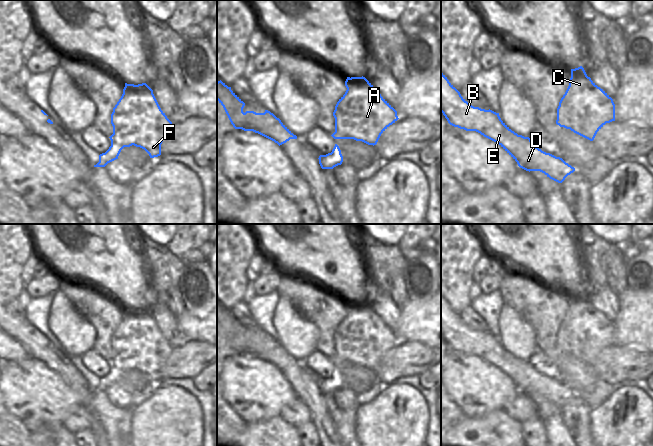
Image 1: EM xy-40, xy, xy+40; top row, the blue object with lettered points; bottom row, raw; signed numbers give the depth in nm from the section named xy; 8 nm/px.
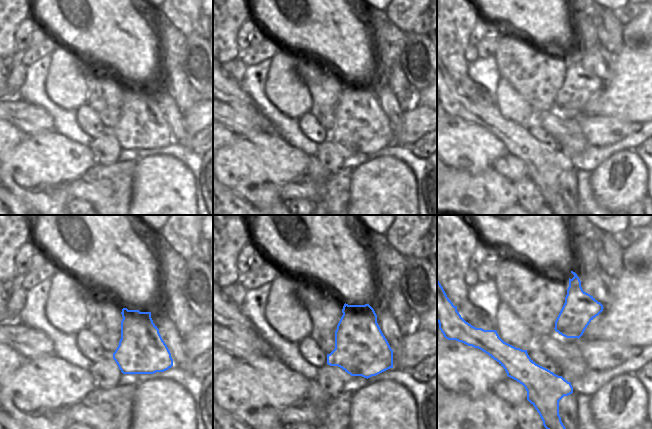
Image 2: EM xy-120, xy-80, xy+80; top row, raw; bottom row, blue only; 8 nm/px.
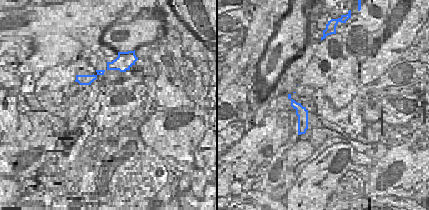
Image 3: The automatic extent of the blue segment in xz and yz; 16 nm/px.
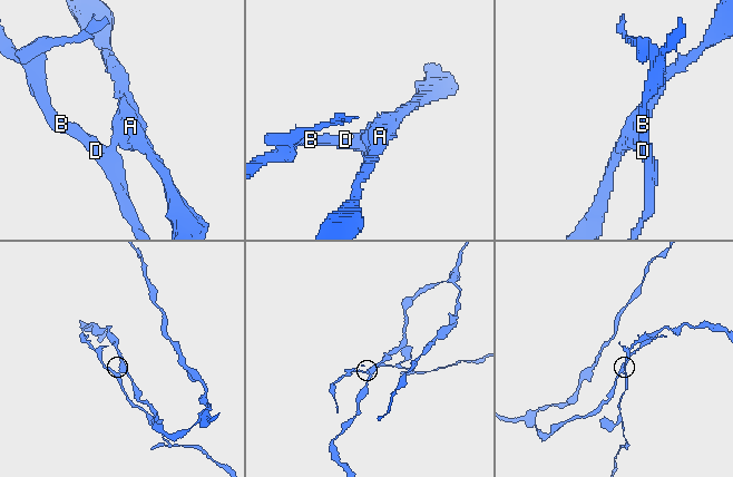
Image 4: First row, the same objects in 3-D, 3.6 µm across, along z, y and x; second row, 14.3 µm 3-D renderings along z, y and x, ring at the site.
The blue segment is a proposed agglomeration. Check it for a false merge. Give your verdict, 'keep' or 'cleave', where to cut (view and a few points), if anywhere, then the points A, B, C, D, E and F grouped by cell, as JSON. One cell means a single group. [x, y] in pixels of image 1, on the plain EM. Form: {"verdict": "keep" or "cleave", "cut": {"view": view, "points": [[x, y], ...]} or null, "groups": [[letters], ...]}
{"verdict": "cleave", "cut": {"view": "xy-40", "points": [[105, 376], [117, 380]]}, "groups": [["A", "C", "F"], ["B", "D", "E"]]}

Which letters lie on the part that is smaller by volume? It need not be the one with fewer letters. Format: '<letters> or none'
B, D, E

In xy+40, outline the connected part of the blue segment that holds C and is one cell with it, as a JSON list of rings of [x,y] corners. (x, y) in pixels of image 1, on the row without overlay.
[[[582,290],[571,293],[569,310],[557,332],[556,348],[593,365],[597,356],[612,345],[613,323],[587,300]]]

